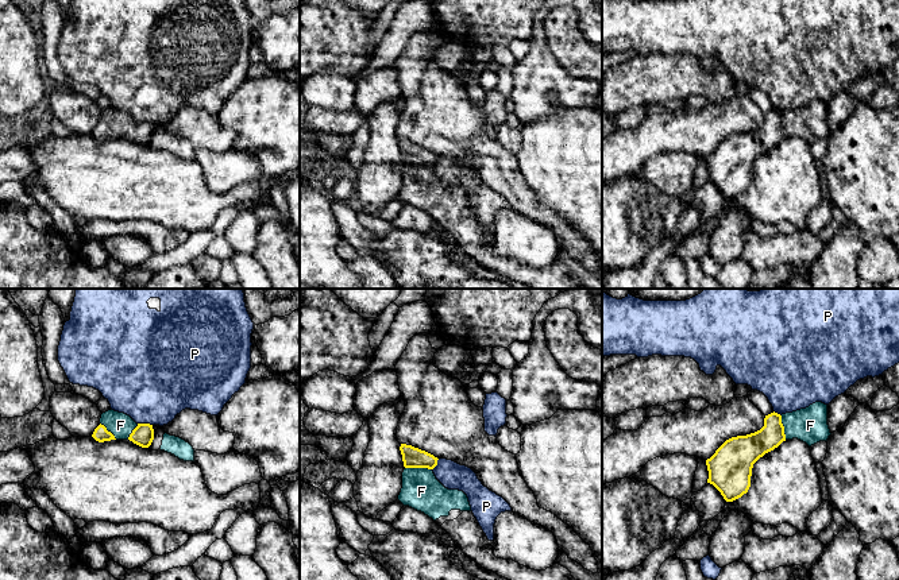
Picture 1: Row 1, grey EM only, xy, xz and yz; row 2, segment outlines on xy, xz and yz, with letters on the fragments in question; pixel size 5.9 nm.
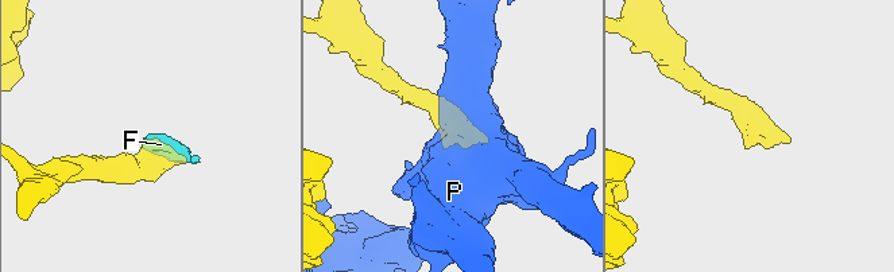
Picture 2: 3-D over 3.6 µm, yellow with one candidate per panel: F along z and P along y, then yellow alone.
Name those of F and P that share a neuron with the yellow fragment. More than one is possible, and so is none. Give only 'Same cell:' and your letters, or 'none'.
Same cell: F

